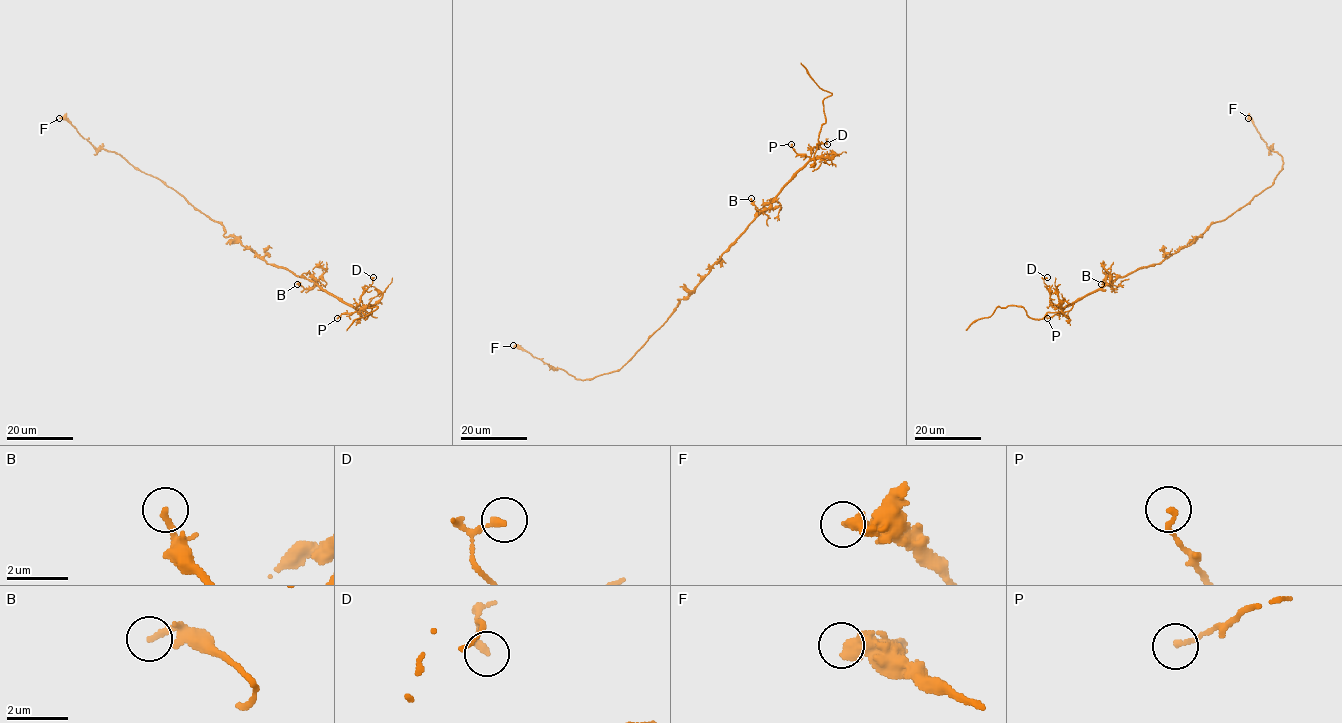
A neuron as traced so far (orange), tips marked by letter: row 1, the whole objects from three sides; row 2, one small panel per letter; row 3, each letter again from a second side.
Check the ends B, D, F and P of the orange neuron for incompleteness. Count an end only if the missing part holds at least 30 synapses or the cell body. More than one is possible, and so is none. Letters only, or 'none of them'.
none of them

